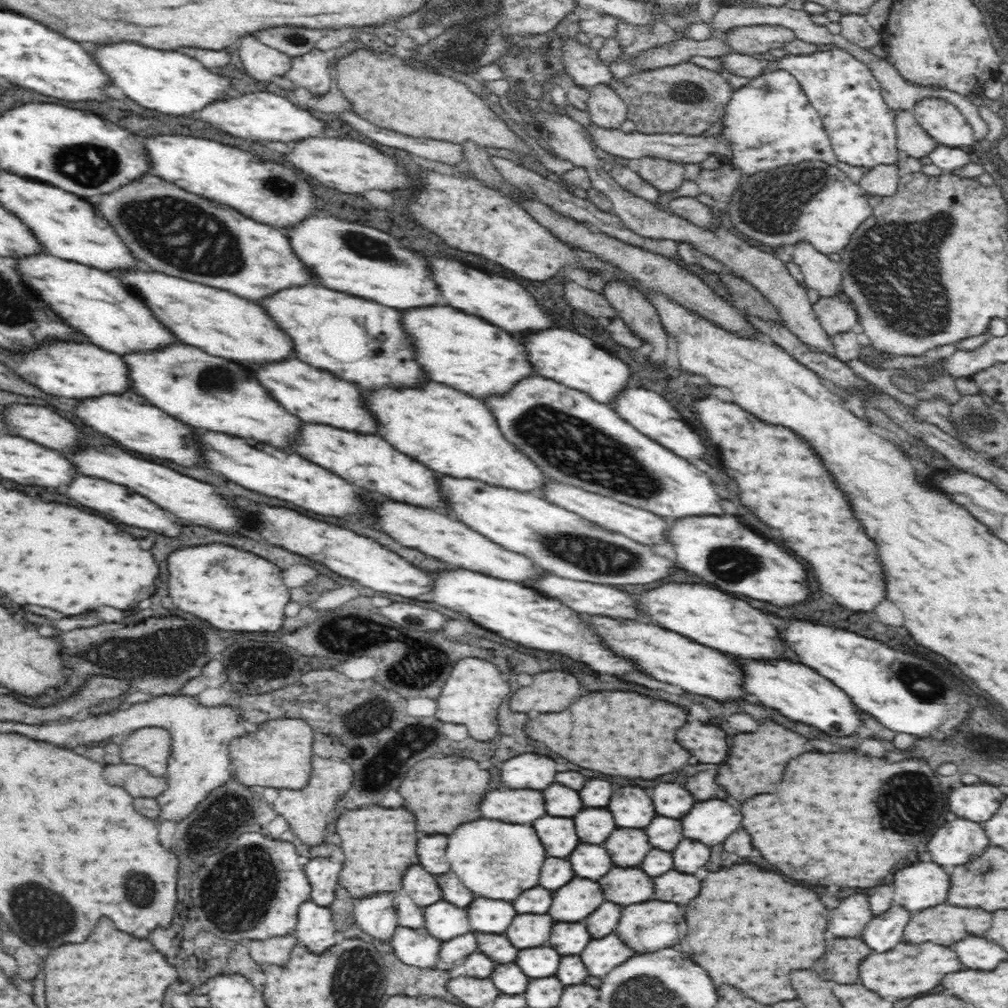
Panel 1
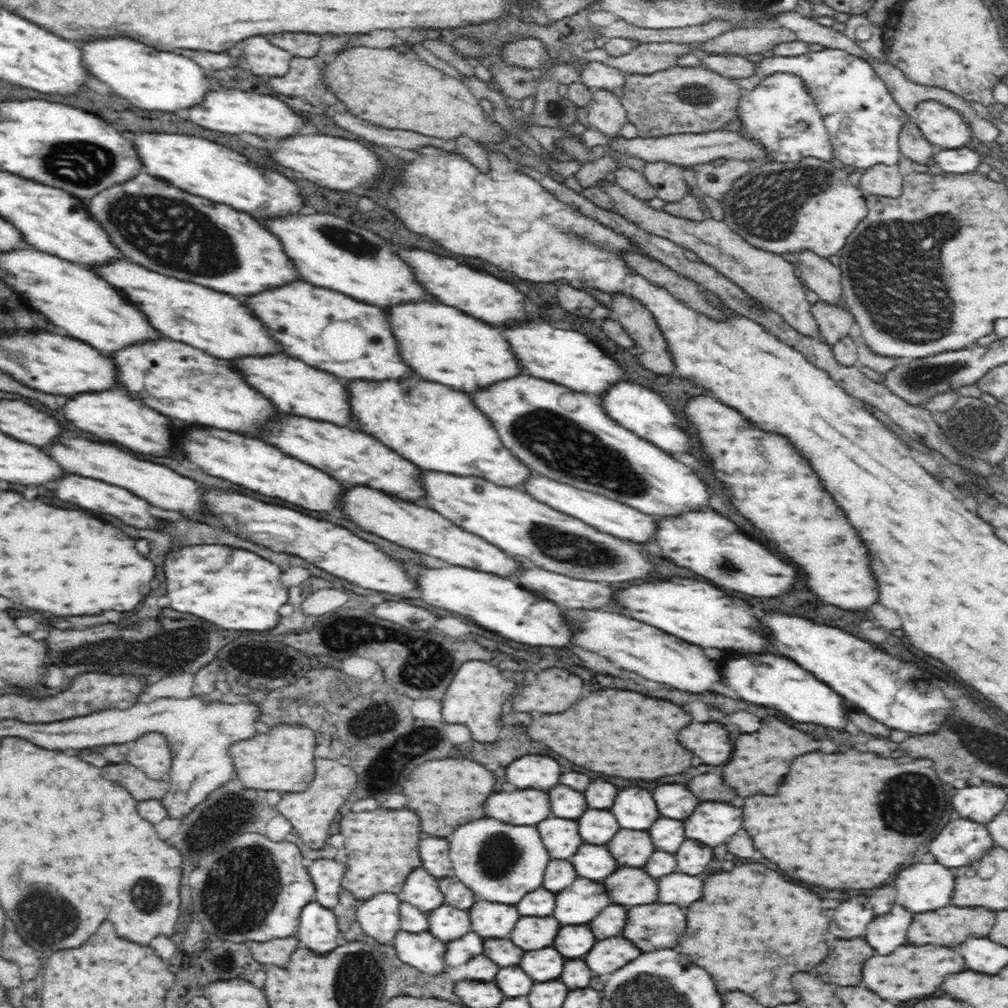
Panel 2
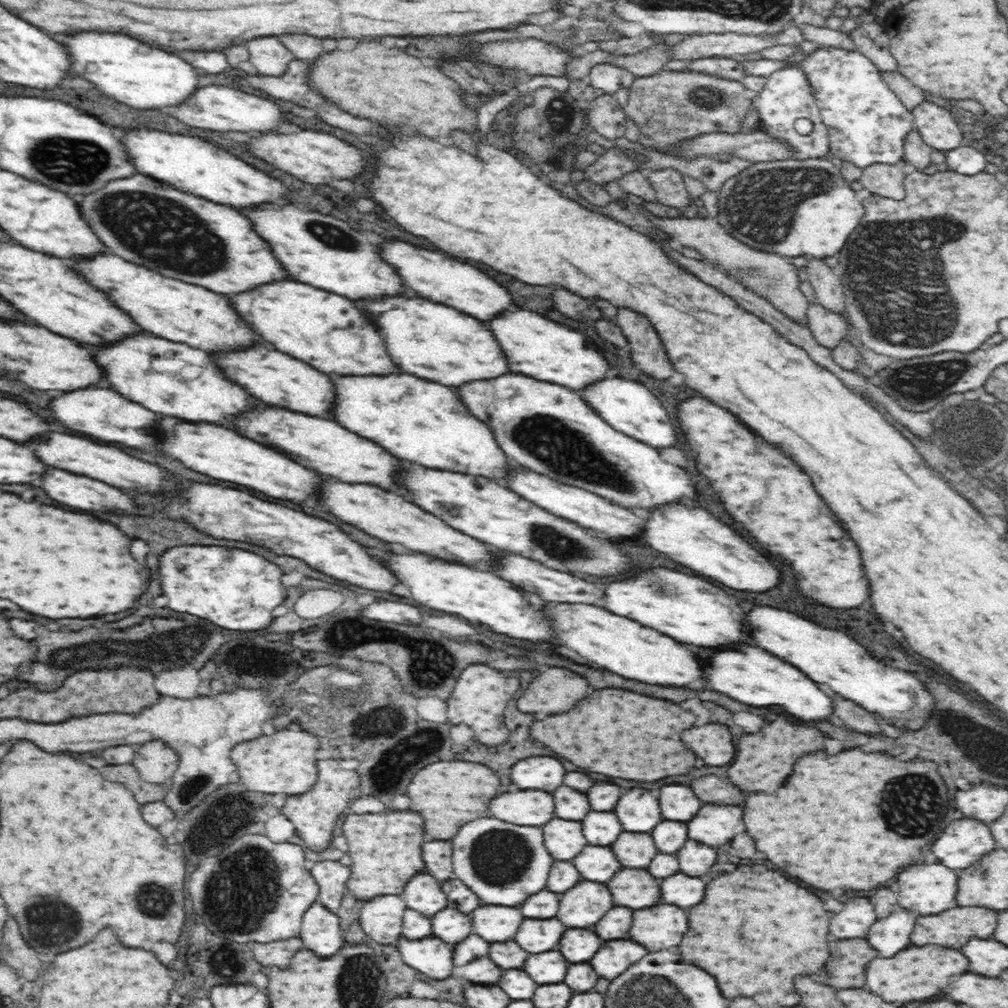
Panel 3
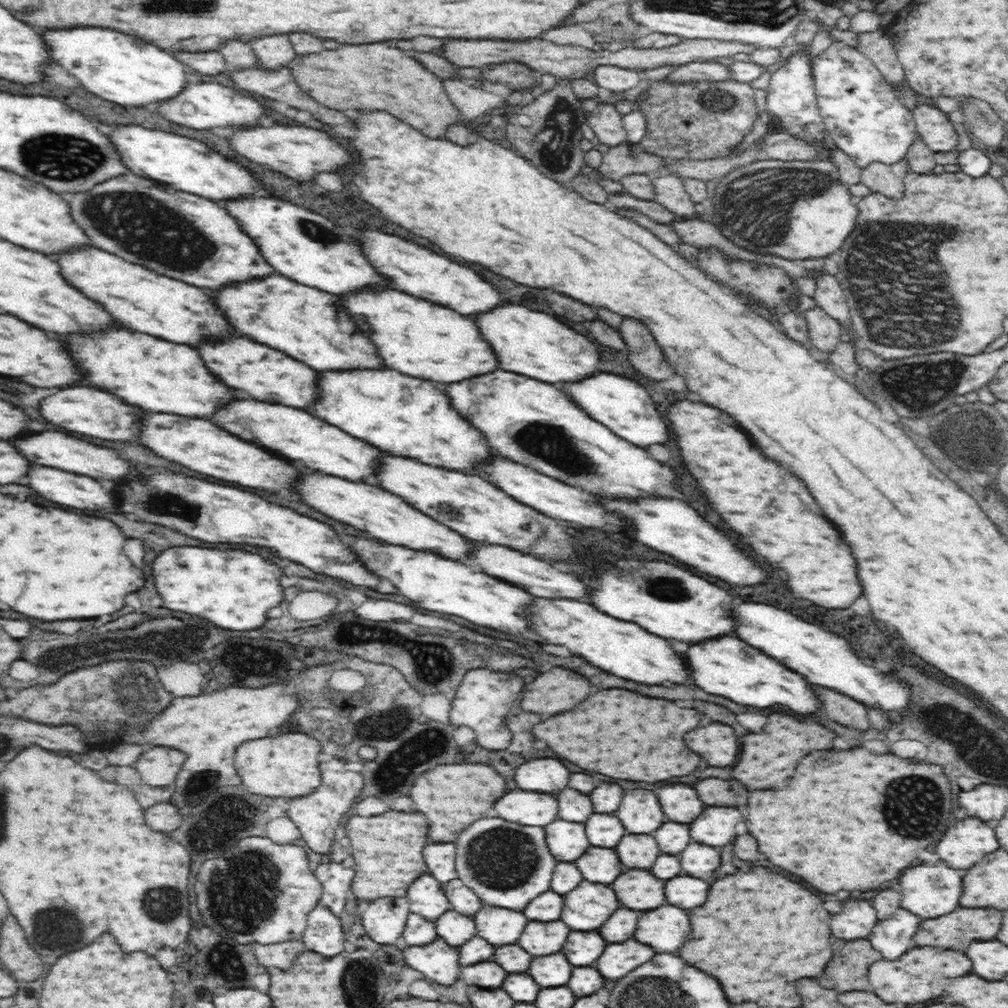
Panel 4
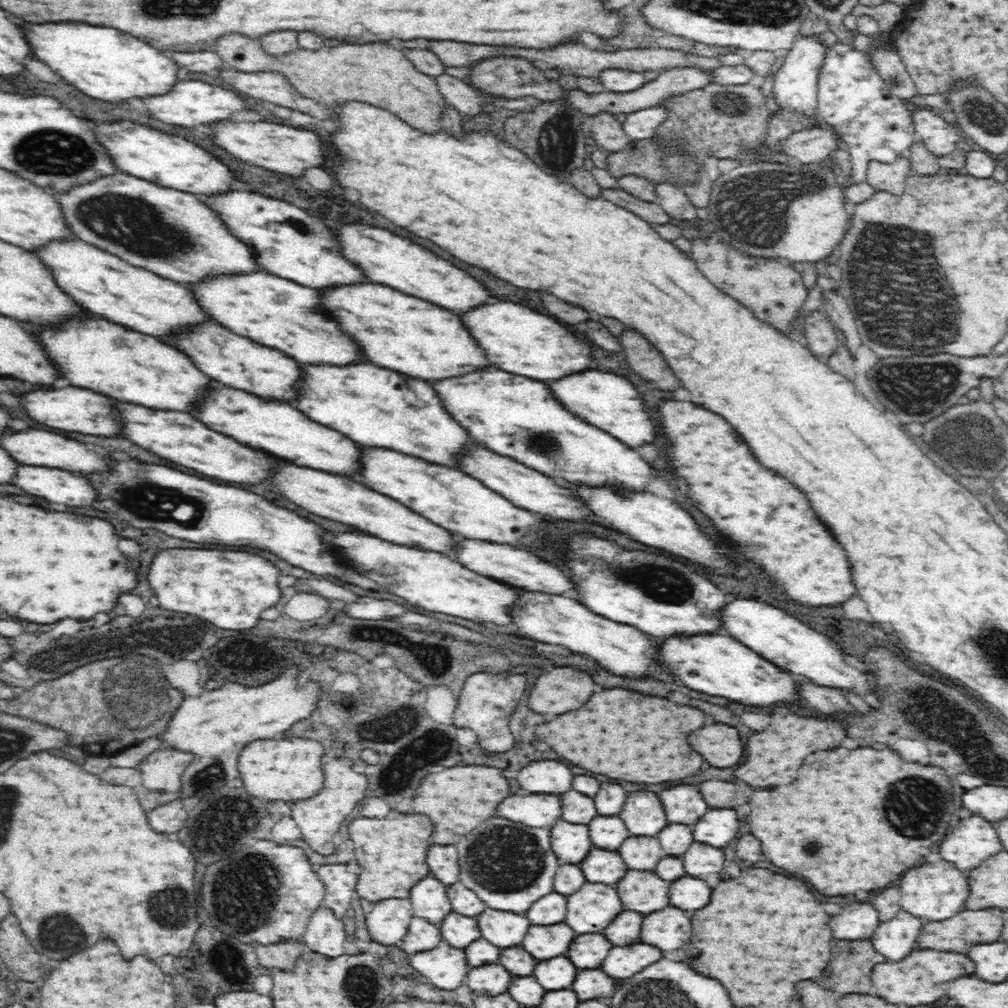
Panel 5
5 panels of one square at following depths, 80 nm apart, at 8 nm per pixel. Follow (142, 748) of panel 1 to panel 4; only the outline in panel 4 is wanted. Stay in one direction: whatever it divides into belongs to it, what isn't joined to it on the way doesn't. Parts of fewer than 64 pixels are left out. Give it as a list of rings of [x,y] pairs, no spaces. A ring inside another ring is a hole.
[[[152,745],[132,765],[143,783],[151,788],[174,788],[178,772],[186,762],[186,753],[172,747]]]

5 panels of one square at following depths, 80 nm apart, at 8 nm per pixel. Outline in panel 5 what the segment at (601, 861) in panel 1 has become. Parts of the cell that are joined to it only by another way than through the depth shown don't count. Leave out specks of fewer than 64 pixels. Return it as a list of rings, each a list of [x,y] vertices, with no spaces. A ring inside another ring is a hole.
[[[594,848],[579,862],[586,880],[608,886],[615,886],[630,869],[617,851]]]

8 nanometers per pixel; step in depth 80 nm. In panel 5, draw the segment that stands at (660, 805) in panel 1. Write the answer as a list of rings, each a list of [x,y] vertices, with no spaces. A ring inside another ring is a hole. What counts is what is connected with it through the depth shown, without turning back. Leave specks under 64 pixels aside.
[[[674,786],[658,794],[662,798],[668,822],[674,824],[698,824],[706,814],[706,802],[698,788],[694,786]]]

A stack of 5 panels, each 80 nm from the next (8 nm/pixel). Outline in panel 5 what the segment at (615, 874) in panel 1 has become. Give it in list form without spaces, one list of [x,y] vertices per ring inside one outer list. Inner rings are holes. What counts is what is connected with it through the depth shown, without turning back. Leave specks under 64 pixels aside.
[[[632,870],[615,885],[618,896],[624,902],[623,908],[640,914],[652,914],[666,906],[668,890],[672,882],[662,880],[654,871]]]

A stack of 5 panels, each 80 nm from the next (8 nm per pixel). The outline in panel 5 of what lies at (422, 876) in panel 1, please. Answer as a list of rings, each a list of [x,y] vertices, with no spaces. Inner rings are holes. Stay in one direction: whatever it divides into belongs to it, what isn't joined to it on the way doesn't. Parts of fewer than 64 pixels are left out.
[[[426,878],[418,882],[410,894],[414,917],[424,918],[436,926],[440,926],[442,920],[453,911],[447,885],[438,880]]]

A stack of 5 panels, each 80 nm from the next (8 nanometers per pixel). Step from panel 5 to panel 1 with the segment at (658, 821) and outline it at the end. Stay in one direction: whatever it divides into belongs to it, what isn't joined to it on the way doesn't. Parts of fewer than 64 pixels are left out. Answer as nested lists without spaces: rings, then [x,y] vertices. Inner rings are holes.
[[[638,786],[616,790],[608,808],[620,828],[644,828],[658,816],[650,794]]]

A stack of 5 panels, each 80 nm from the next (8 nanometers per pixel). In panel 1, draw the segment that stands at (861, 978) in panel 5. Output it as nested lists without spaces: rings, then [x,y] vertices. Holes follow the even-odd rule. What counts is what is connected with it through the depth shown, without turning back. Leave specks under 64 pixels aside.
[[[858,938],[828,940],[828,952],[814,964],[814,970],[838,984],[858,984],[860,962],[872,950]]]

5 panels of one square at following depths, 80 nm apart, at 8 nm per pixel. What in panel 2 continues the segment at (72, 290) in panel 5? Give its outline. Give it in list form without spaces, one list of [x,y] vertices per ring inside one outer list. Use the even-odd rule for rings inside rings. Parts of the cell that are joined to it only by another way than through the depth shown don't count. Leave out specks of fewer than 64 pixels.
[[[112,260],[92,266],[92,272],[110,284],[130,306],[140,310],[146,322],[164,338],[190,344],[206,350],[218,358],[240,358],[248,354],[272,354],[278,352],[274,340],[258,326],[258,320],[240,304],[240,300],[196,286],[194,282],[180,282],[146,270],[126,260]]]

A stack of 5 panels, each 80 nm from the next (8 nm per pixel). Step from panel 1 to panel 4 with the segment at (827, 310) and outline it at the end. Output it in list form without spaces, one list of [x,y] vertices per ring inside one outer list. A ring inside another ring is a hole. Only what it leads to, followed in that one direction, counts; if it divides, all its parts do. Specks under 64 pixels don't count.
[[[819,307],[810,310],[805,315],[811,346],[820,352],[832,352],[841,342],[844,332],[836,320],[826,315]]]

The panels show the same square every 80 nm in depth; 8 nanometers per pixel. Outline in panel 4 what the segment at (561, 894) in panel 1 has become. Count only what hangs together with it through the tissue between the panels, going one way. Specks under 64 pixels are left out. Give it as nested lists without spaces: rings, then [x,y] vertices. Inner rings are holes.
[[[586,880],[563,897],[560,920],[575,932],[599,930],[618,908],[622,908],[612,886]]]

